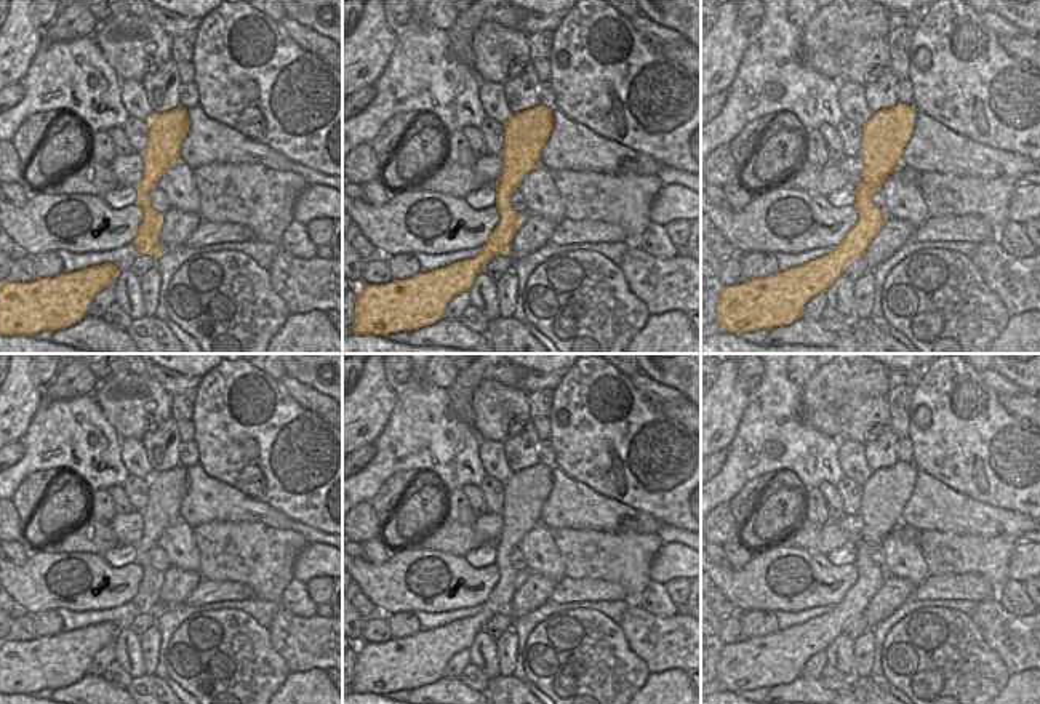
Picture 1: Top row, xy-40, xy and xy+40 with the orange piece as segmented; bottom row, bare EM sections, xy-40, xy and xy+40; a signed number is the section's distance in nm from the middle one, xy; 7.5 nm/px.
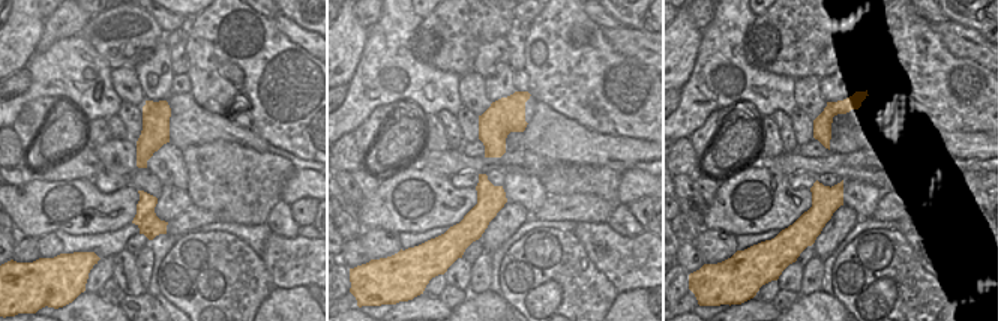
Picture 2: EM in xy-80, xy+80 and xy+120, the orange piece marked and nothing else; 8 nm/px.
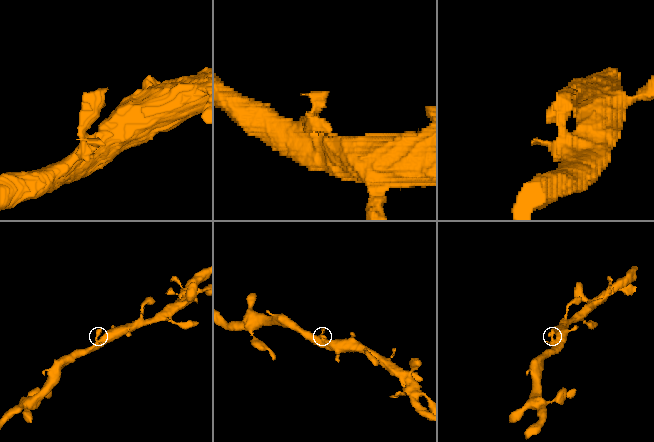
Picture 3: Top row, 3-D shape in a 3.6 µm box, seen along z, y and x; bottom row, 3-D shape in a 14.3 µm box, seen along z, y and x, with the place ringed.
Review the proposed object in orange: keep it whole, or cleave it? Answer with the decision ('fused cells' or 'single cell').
single cell

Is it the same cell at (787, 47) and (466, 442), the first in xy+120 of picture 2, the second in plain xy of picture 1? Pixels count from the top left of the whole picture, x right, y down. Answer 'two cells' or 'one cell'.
two cells

